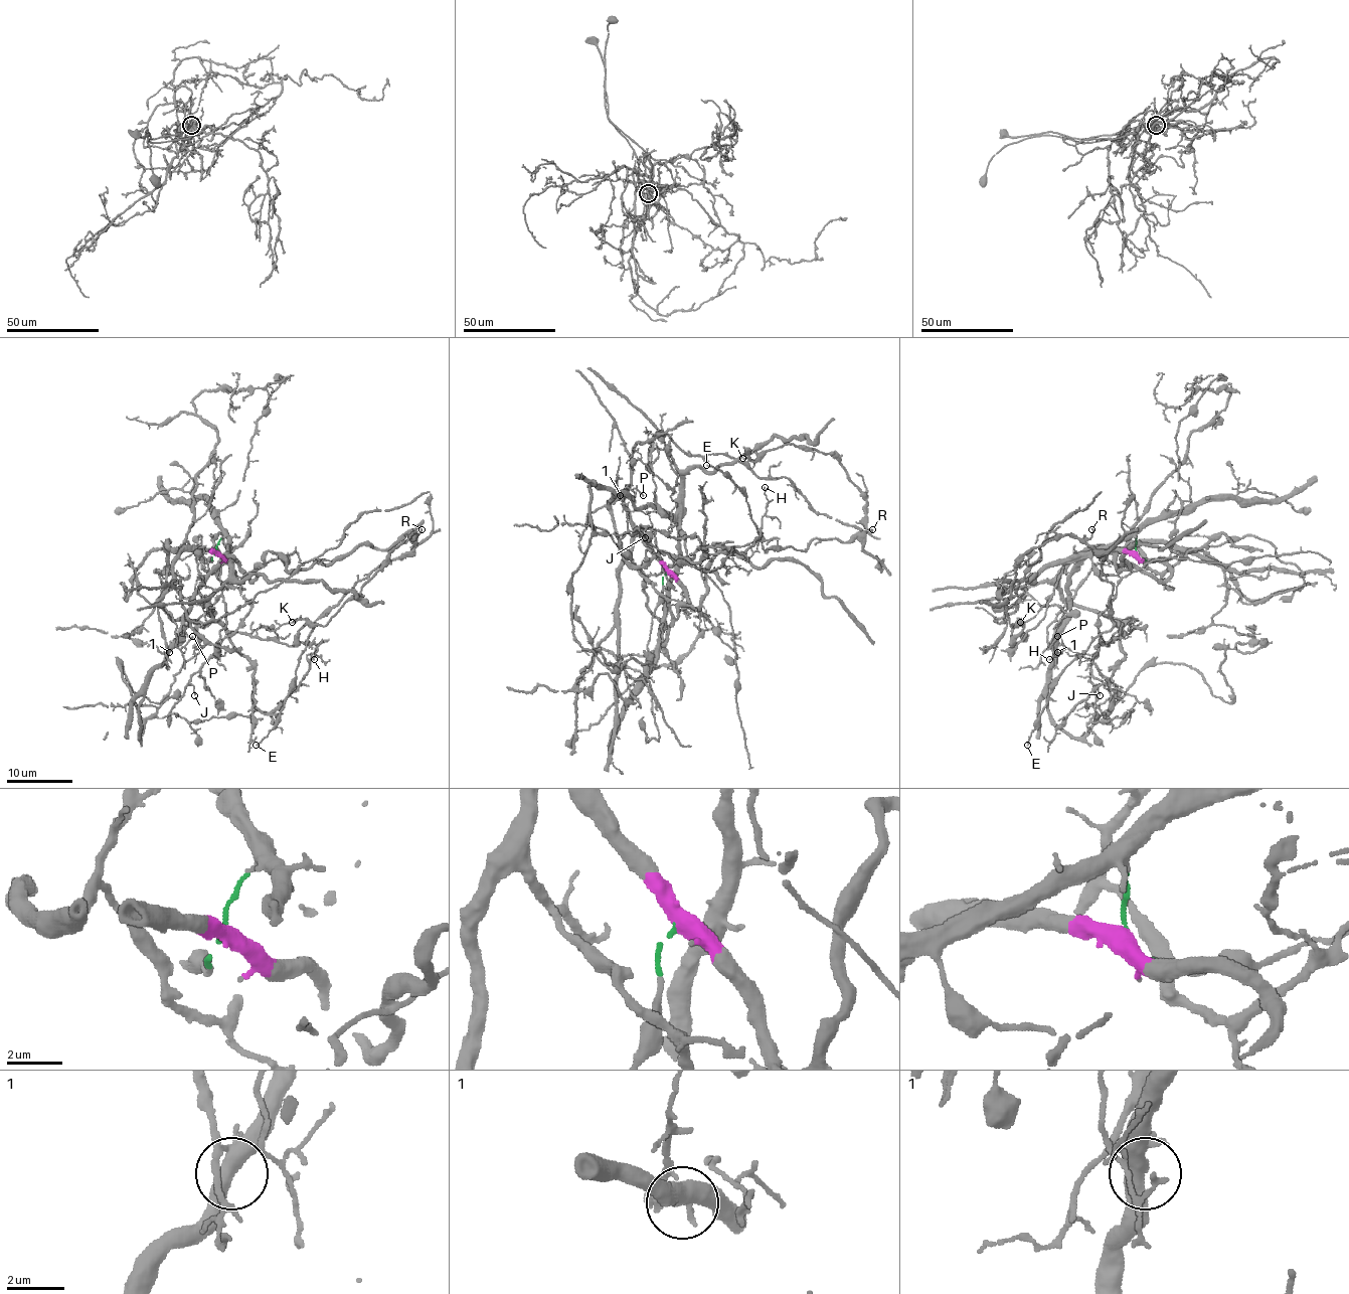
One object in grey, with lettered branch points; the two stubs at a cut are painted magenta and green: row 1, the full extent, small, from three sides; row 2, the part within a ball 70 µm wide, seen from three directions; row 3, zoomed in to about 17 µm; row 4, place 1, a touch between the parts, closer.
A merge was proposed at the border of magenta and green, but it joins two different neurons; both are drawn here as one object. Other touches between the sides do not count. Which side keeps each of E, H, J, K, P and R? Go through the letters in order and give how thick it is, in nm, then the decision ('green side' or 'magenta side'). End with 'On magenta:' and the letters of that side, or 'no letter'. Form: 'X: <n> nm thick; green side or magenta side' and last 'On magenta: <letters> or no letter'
E: 160 nm thick; magenta side
H: 120 nm thick; magenta side
J: 110 nm thick; green side
K: 150 nm thick; magenta side
P: 150 nm thick; magenta side
R: 130 nm thick; magenta side
On magenta: E, H, K, P, R

